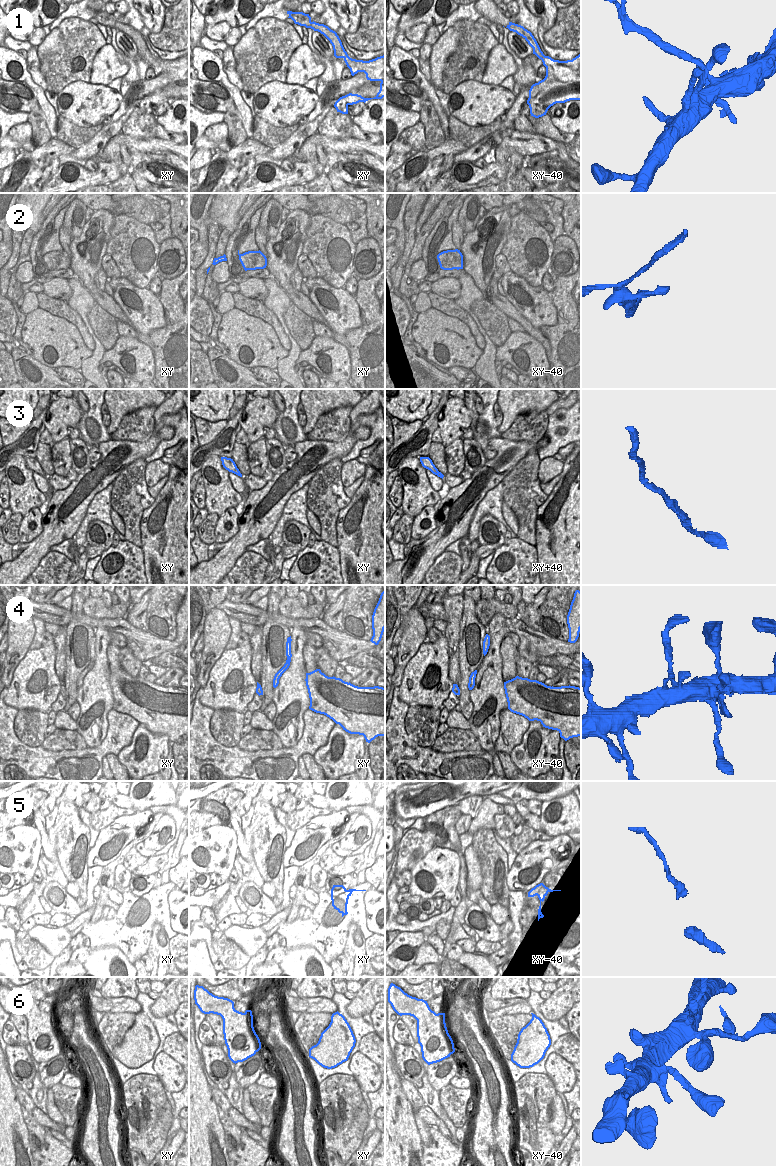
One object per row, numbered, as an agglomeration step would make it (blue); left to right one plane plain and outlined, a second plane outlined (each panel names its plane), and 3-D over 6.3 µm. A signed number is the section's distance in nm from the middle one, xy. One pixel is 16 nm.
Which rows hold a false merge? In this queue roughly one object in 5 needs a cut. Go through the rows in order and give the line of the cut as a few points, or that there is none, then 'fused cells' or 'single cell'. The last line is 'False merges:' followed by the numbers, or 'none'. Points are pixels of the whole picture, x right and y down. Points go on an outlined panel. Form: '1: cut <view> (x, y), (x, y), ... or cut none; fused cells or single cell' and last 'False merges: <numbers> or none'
1: cut xy (343, 47), (334, 53), (336, 57); fused cells
2: cut none; single cell
3: cut none; single cell
4: cut none; single cell
5: cut none; single cell
6: cut none; single cell
False merges: 1

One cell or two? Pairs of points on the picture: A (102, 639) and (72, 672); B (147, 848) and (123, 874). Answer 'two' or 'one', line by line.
A: two
B: one

